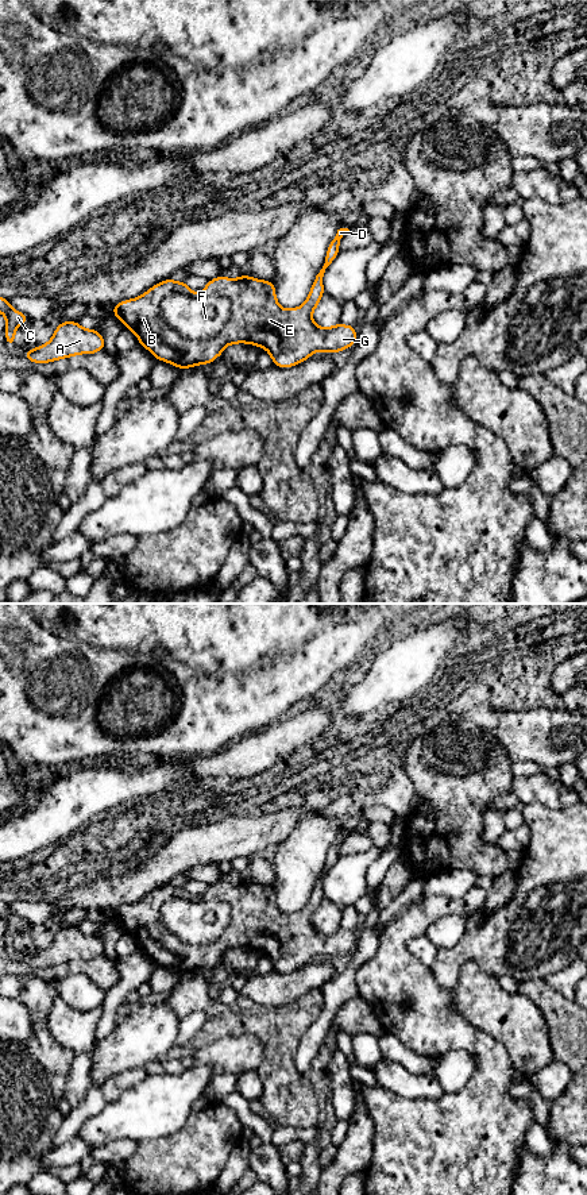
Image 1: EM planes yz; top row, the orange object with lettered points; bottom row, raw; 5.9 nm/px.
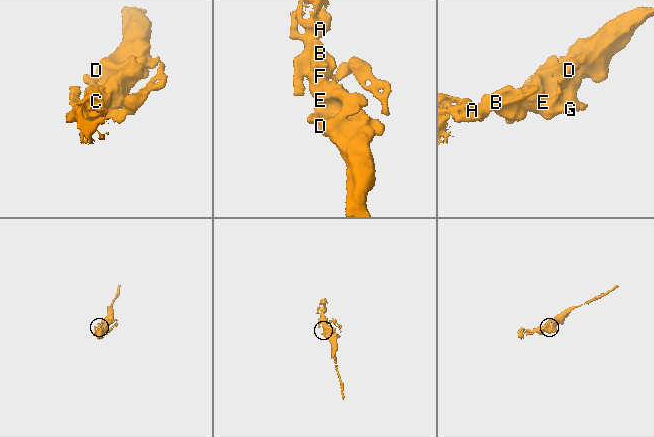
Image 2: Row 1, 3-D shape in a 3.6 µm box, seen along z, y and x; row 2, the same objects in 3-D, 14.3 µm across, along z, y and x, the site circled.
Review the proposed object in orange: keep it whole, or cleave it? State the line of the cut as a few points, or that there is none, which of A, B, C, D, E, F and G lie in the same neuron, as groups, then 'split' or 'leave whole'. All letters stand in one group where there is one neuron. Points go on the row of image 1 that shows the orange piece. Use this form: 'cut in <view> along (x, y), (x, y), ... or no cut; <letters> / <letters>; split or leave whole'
cut in yz along (159, 303), (159, 316), (192, 339), (213, 336), (232, 308); A C F / B D E G; split

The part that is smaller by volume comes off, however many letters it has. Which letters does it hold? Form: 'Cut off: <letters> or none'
Cut off: A, C, F

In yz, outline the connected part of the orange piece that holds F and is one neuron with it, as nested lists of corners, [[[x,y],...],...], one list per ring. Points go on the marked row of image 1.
[[[171,293],[163,297],[159,315],[181,335],[201,340],[220,334],[231,309],[231,300],[225,296]]]

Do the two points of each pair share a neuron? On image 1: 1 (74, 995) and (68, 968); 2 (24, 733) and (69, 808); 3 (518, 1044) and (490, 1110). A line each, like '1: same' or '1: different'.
1: different
2: different
3: different

